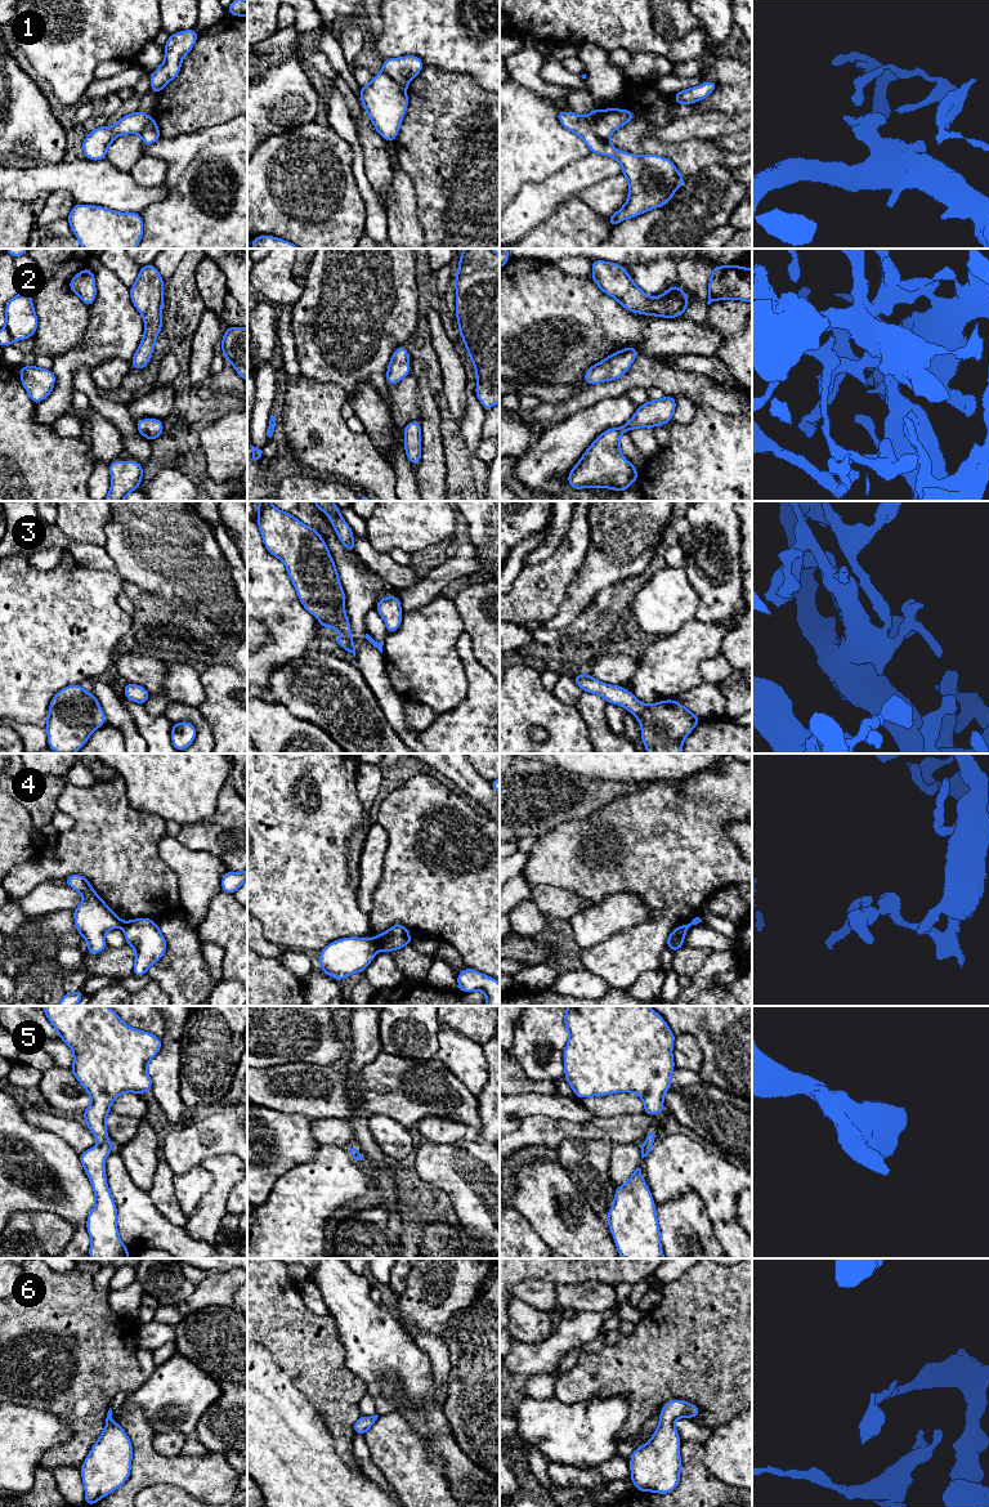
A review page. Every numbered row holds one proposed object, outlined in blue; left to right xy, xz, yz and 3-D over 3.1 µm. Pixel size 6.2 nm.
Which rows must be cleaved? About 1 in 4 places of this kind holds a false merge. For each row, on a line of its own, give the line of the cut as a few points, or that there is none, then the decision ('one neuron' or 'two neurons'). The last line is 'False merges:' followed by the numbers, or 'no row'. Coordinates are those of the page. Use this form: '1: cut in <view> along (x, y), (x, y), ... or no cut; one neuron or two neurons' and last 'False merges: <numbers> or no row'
1: no cut; one neuron
2: no cut; one neuron
3: no cut; one neuron
4: cut in xz along (372, 939), (377, 949); two neurons
5: no cut; one neuron
6: no cut; one neuron
False merges: 4

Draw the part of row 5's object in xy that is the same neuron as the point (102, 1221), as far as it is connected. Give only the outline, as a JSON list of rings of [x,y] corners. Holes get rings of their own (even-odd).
[[[42,1006],[42,1011],[57,1029],[58,1036],[73,1051],[72,1074],[89,1092],[91,1104],[82,1112],[86,1127],[100,1141],[79,1154],[95,1194],[95,1206],[88,1215],[86,1229],[91,1239],[91,1258],[127,1258],[130,1255],[117,1233],[117,1207],[106,1180],[104,1161],[115,1149],[108,1141],[106,1117],[113,1100],[124,1092],[143,1095],[152,1090],[147,1064],[158,1054],[161,1038],[125,1024],[108,1006]]]

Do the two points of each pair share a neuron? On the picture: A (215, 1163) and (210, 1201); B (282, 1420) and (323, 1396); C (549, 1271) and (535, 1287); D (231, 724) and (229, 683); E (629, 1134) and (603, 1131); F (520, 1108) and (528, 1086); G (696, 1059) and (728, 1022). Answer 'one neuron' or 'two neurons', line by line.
A: one neuron
B: two neurons
C: two neurons
D: one neuron
E: one neuron
F: two neurons
G: two neurons

